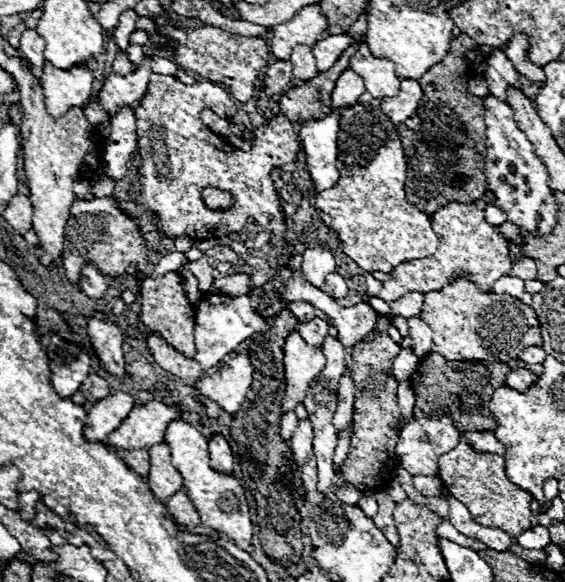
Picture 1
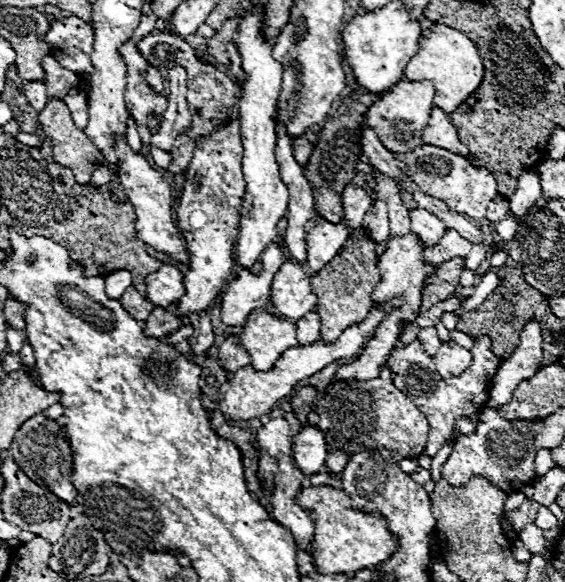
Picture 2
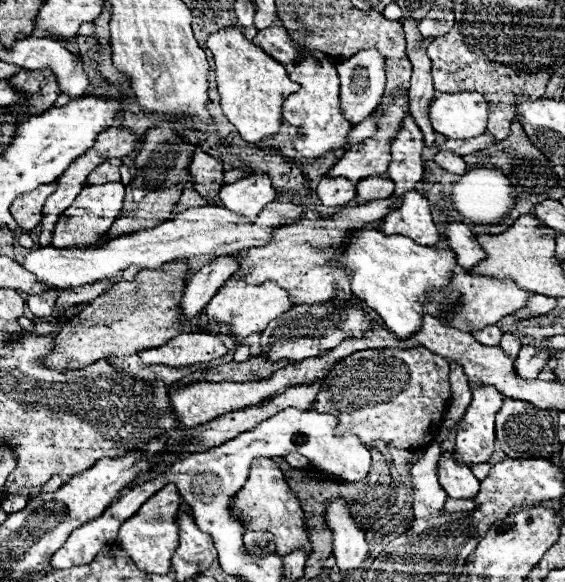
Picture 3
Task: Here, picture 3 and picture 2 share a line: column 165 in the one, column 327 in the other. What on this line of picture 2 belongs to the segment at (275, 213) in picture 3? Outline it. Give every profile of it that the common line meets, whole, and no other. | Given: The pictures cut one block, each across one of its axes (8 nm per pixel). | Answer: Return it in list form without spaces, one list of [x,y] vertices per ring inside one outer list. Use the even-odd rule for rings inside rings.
[[[322,220],[306,234],[308,244],[308,266],[318,272],[322,270],[346,244],[350,230],[344,224],[332,224]]]

